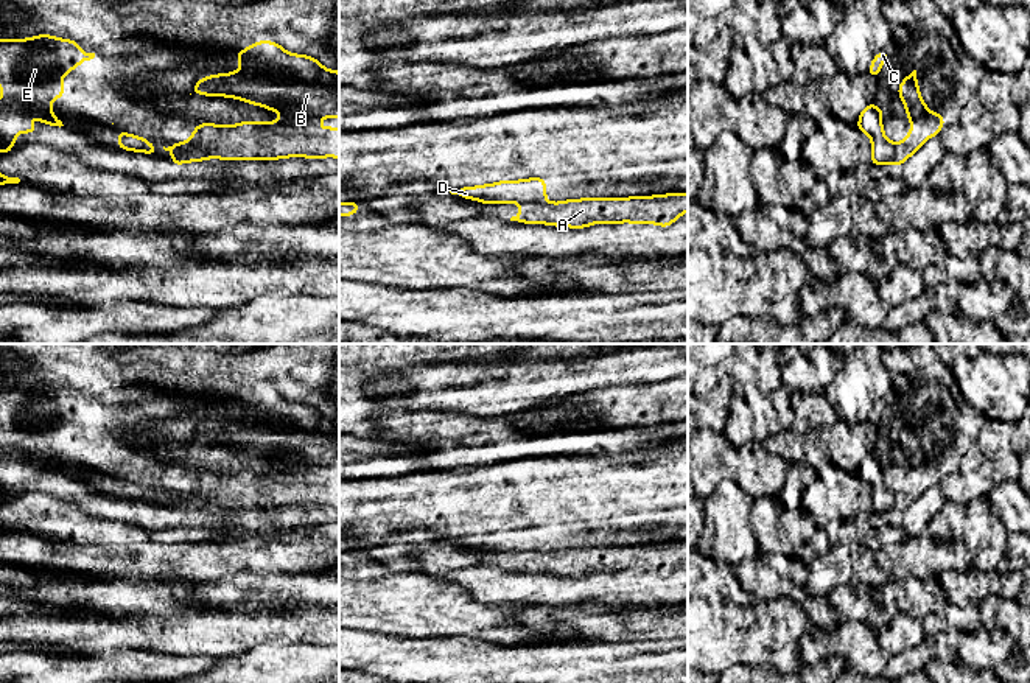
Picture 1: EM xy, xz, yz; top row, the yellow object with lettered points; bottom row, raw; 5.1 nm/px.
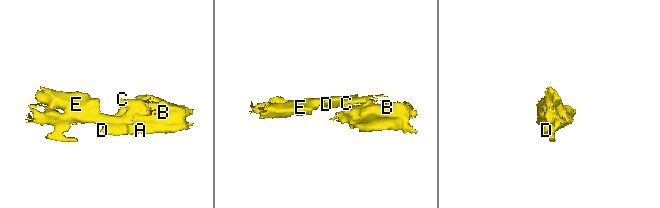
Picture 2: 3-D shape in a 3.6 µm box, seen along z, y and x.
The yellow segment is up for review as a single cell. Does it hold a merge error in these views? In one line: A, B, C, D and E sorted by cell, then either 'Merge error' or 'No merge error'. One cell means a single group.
Groups: A B C D E. No merge error

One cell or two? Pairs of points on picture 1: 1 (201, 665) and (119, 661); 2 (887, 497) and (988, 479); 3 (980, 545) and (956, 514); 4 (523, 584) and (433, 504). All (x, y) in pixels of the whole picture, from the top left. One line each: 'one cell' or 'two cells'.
1: one cell
2: two cells
3: one cell
4: two cells

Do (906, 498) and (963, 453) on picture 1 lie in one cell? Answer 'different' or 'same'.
same

